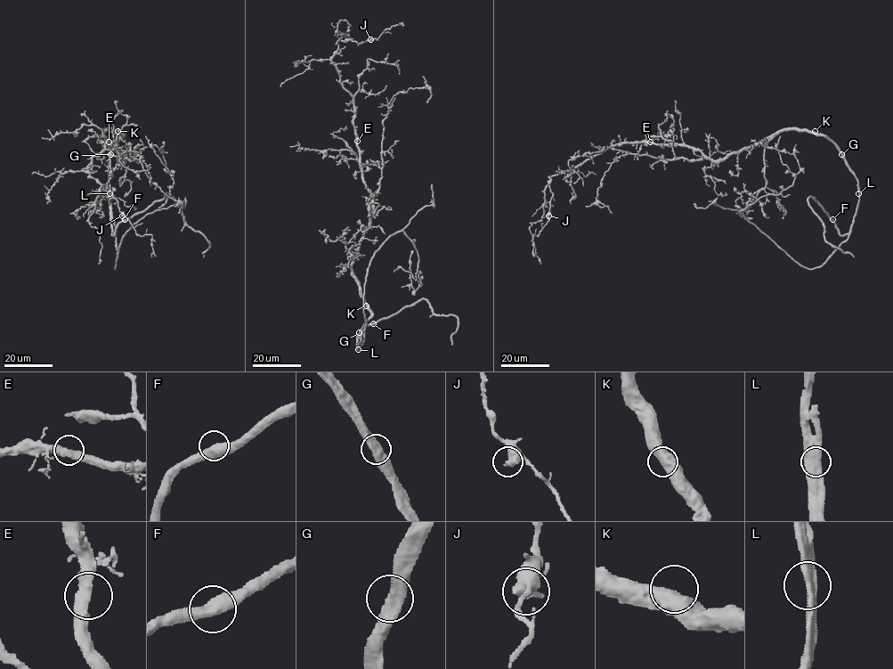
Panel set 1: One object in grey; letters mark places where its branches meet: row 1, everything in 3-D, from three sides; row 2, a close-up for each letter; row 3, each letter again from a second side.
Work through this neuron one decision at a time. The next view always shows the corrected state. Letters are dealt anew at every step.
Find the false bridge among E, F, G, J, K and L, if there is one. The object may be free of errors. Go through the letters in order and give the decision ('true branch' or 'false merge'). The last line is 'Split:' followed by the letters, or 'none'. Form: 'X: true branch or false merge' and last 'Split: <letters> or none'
E: true branch
F: true branch
G: true branch
J: true branch
K: true branch
L: false merge
Split: L

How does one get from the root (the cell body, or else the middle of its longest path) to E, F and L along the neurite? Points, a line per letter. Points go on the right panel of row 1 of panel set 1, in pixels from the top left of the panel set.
E: (813, 133), (779, 131), (717, 160), (710, 160), (700, 150), (685, 145), (657, 145), (650, 142)
F: (813, 133), (826, 135), (857, 182), (859, 203), (851, 229), (840, 235), (832, 219)
L: (813, 133), (826, 135), (835, 145), (857, 182), (859, 193)

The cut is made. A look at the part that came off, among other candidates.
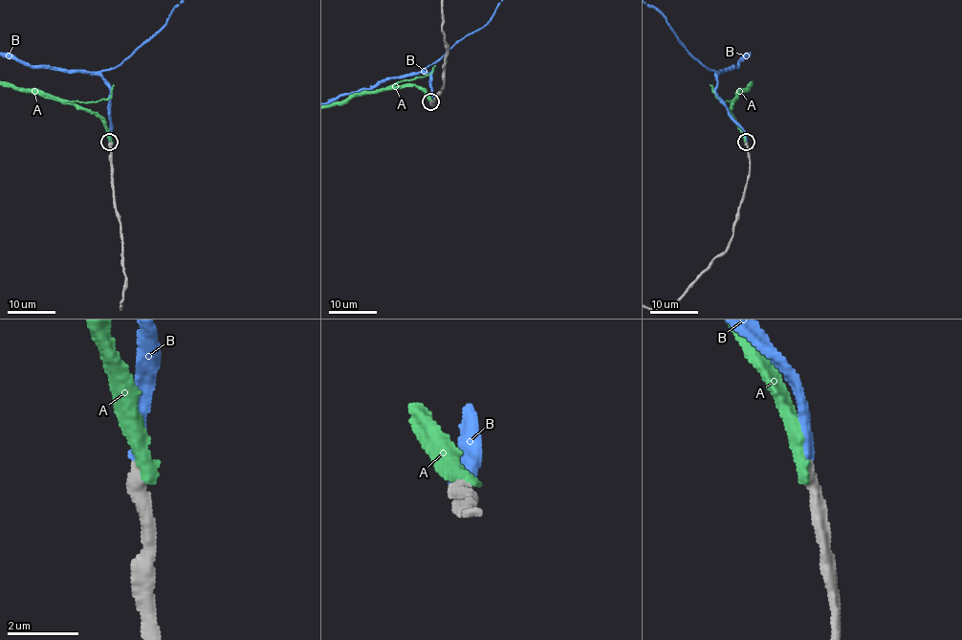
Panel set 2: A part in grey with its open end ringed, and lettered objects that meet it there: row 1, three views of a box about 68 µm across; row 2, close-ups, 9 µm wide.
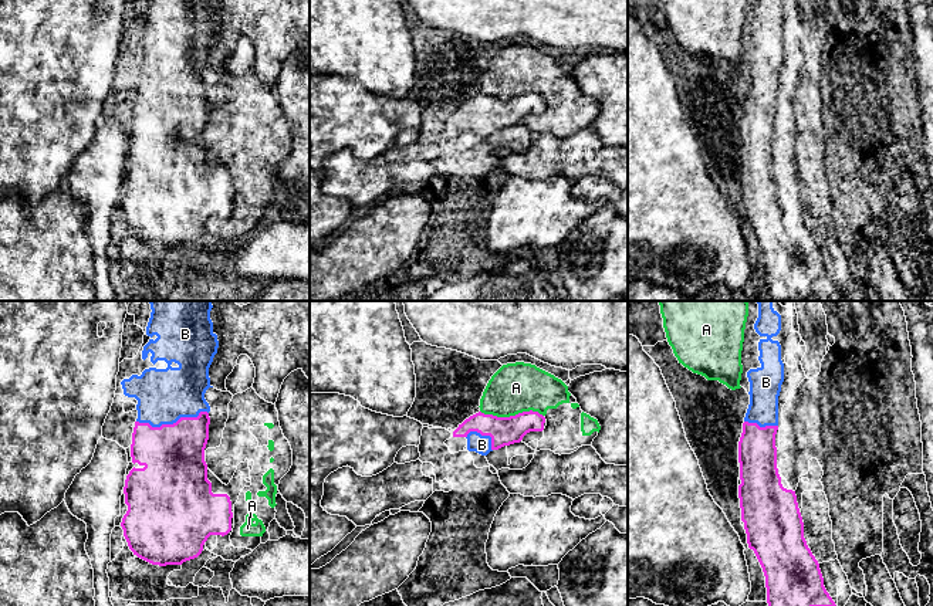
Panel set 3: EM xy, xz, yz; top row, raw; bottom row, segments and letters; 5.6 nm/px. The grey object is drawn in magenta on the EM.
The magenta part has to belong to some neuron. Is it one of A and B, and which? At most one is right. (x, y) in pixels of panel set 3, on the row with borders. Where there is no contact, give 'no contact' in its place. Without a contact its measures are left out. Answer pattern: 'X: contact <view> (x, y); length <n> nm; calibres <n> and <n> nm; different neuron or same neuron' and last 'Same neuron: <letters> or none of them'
A: contact xz (511, 416); length 360 nm; calibres 160 and 280 nm; different neuron
B: contact xy (173, 423); length 420 nm; calibres 360 and 300 nm; same neuron
Same neuron: B

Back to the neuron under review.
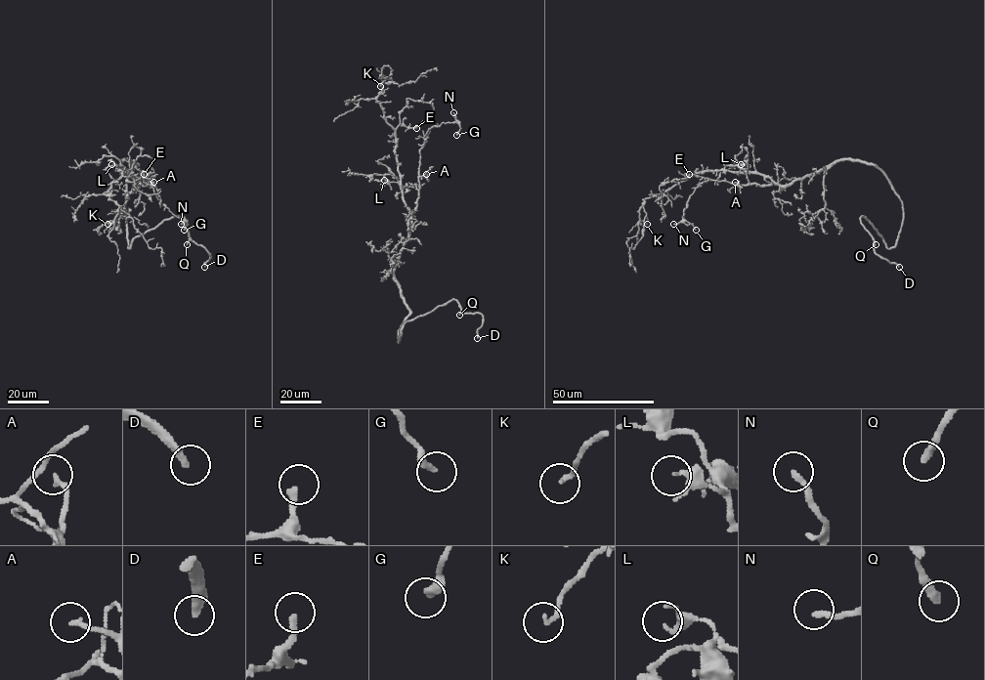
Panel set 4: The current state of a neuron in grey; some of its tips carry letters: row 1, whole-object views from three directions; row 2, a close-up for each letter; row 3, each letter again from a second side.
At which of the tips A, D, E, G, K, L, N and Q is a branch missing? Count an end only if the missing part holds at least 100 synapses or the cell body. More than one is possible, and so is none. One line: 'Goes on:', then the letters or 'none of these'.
Goes on: D, Q

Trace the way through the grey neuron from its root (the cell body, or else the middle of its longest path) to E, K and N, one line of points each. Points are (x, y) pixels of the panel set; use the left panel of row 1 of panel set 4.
E: (123, 167), (138, 186), (130, 173), (122, 170), (125, 177), (142, 178), (144, 174)
K: (123, 167), (138, 186), (138, 181), (125, 170), (104, 193), (119, 208), (115, 219), (107, 224)
N: (123, 167), (138, 186), (147, 185), (149, 180), (158, 200), (183, 221), (181, 224)

